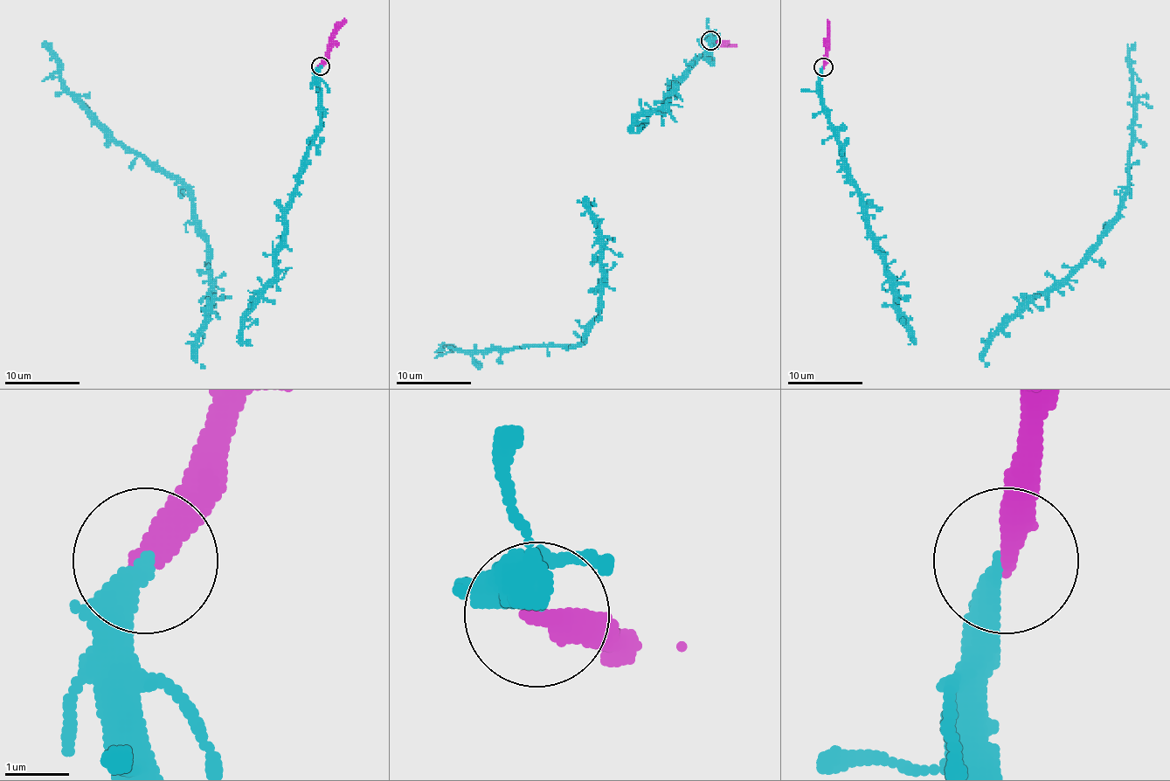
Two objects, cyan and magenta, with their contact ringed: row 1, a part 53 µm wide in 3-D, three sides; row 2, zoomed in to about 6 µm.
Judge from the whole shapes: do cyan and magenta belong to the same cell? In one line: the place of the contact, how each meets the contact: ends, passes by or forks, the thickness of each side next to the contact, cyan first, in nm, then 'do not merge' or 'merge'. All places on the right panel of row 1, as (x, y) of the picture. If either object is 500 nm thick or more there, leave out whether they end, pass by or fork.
at (823, 67); cyan ends there; magenta ends there; 360 nm thick on the cyan side, 440 nm on the other; merge

